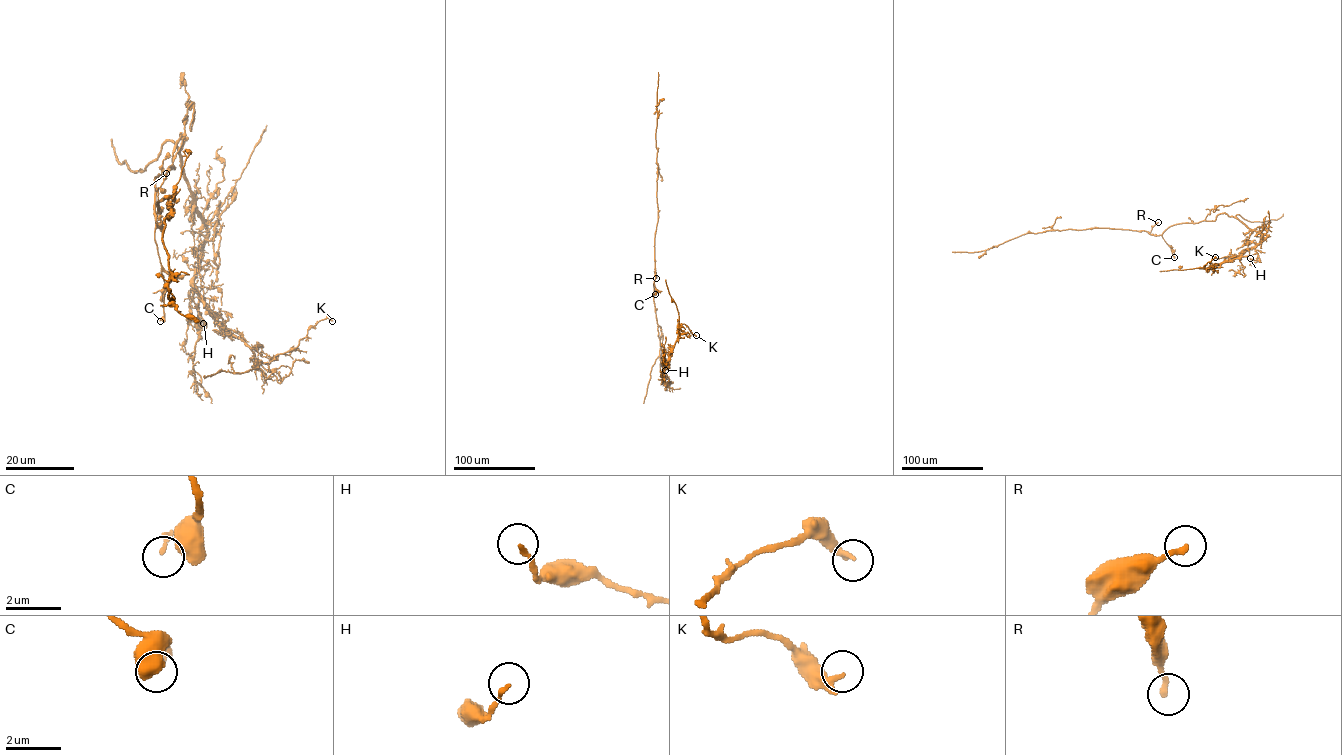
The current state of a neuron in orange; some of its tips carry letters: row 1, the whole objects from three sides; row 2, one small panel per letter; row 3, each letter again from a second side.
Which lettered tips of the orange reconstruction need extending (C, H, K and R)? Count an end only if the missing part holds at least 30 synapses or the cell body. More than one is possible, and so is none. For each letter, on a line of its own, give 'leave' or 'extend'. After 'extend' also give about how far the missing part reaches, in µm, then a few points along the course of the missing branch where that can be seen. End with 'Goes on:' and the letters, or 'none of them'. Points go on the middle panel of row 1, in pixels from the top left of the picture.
C: leave
H: leave
K: leave
R: leave
Goes on: none of them

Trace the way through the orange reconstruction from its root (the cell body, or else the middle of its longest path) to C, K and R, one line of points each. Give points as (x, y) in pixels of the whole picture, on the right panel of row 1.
C: (1175, 224), (1162, 235), (1174, 257)
K: (1175, 224), (1214, 221), (1217, 215), (1226, 213), (1266, 236), (1238, 258), (1219, 267), (1204, 266), (1215, 257)
R: (1175, 224), (1161, 235), (1151, 235), (1152, 227), (1158, 222)

